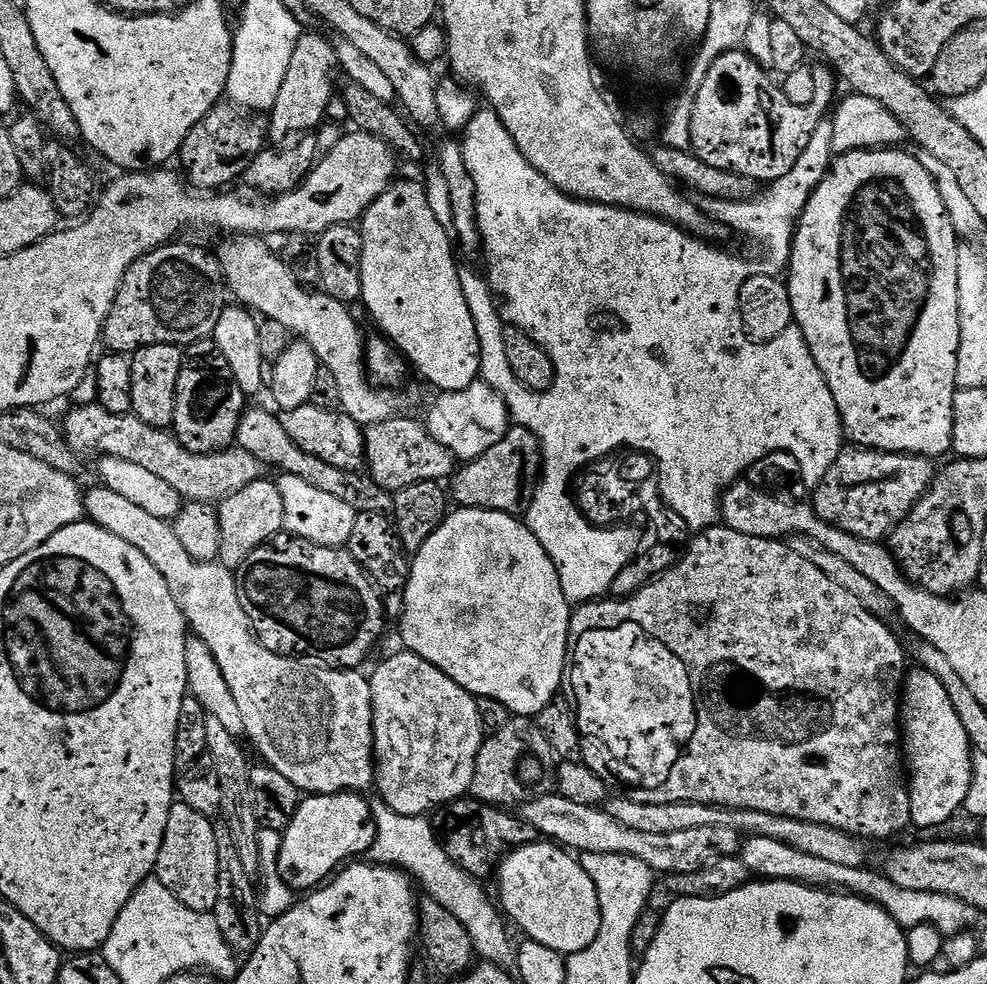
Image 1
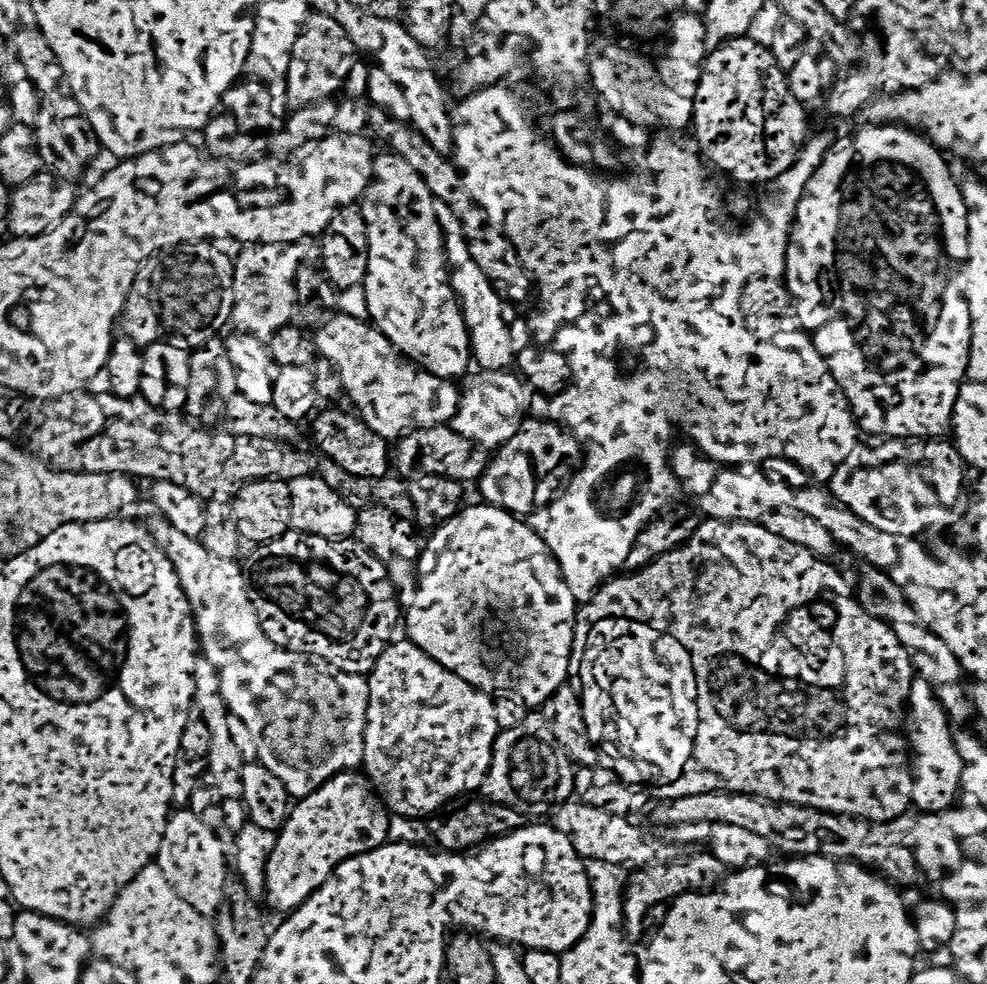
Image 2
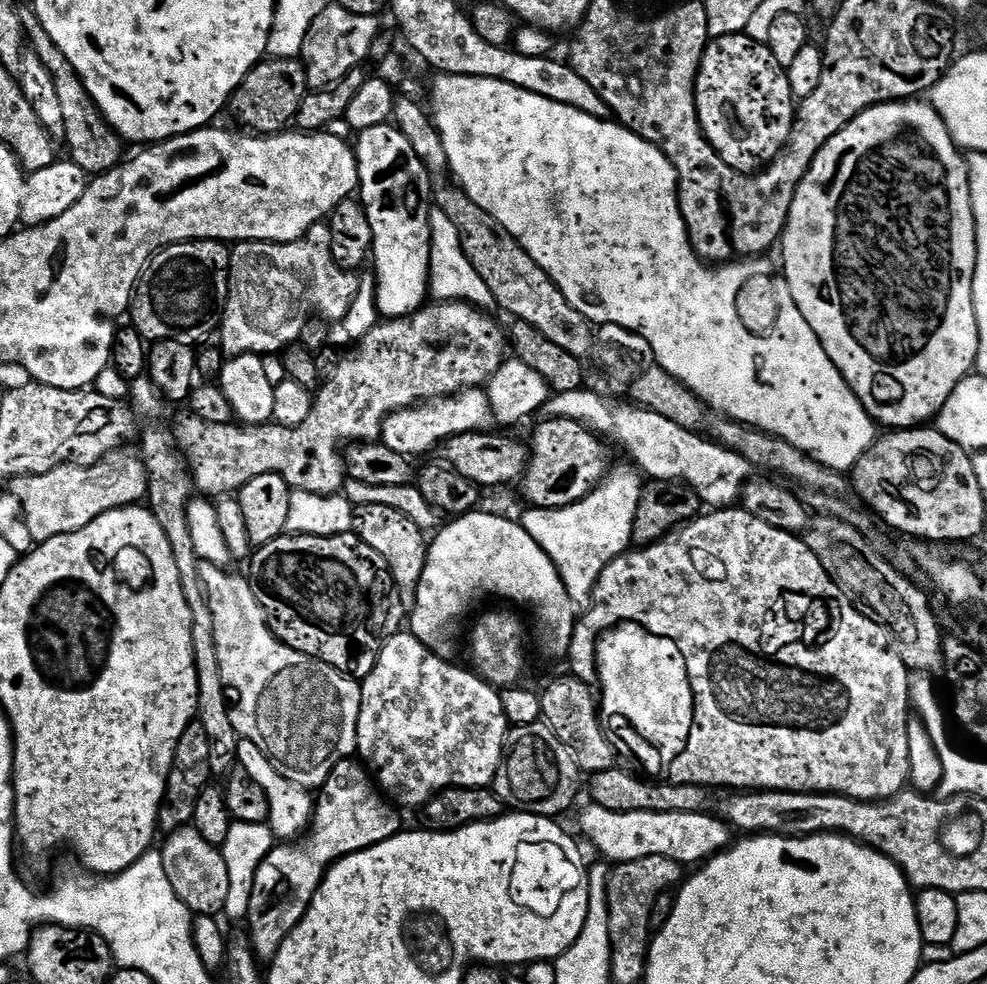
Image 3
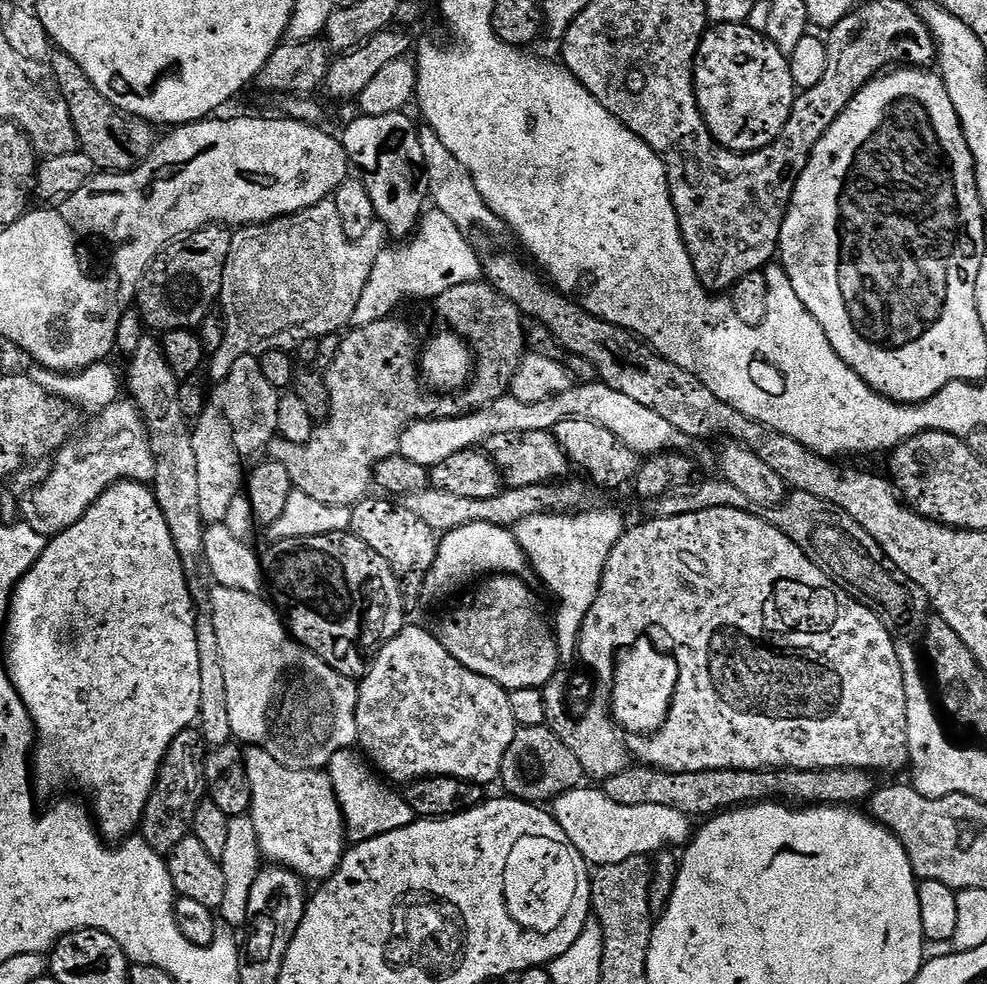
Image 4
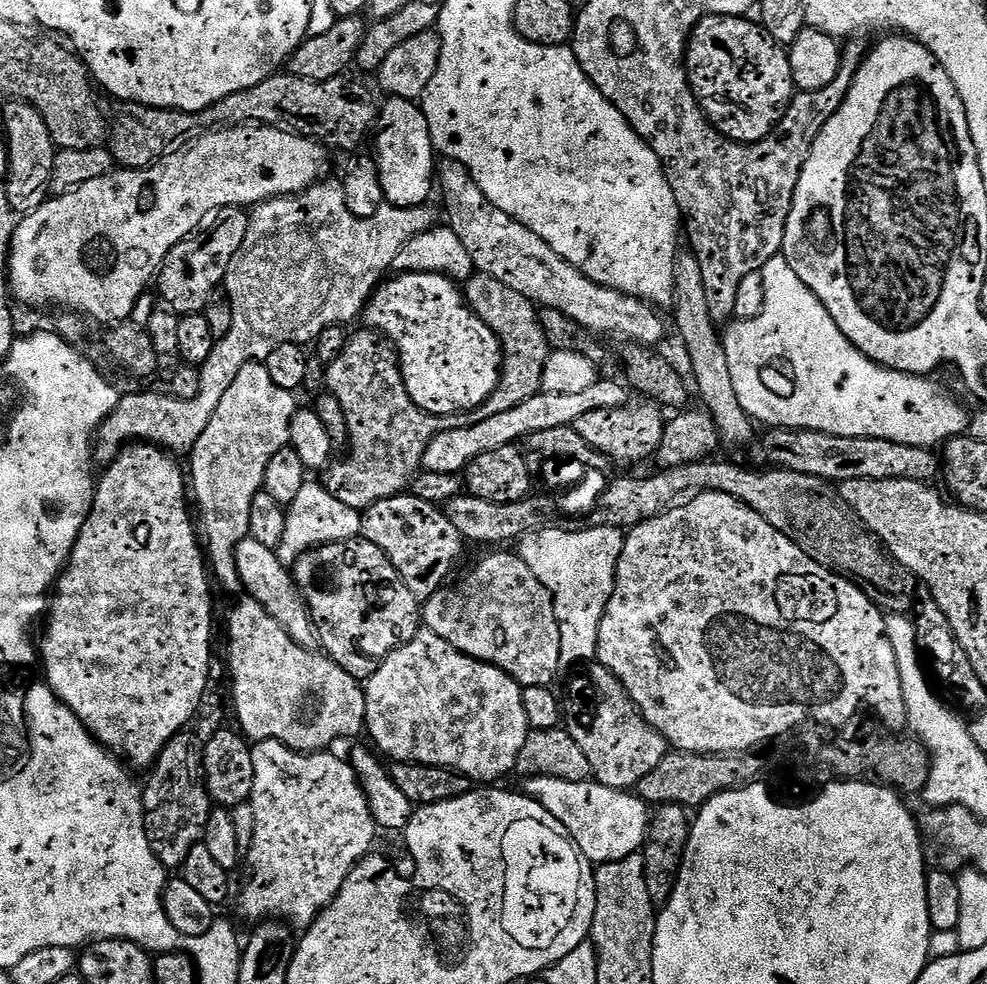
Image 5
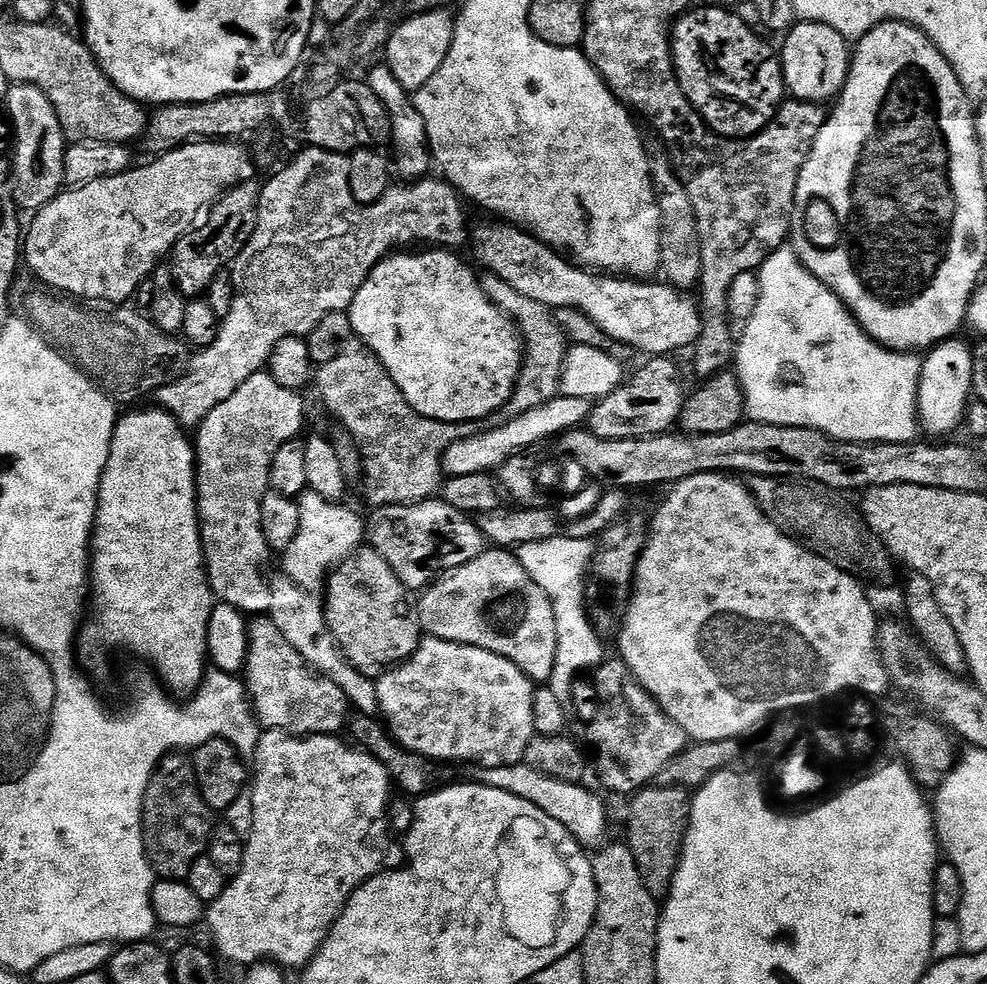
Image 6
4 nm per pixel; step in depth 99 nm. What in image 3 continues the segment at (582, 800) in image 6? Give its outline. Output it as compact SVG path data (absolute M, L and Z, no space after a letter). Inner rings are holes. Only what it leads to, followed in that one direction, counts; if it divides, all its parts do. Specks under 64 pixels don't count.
M589 803L587 807L580 816L580 828L584 831L585 838L605 856L601 856L605 861L616 864L661 856L682 866L700 866L724 851L734 840L733 829L719 815L708 812L615 812L593 803Z

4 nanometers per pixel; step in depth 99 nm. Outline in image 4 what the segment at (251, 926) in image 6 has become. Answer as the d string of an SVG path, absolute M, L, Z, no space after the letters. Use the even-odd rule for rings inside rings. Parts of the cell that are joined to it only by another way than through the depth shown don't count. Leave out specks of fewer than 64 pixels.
M251 746L244 748L244 761L252 791L250 817L257 830L263 859L281 868L289 868L291 872L297 872L308 882L329 880L344 860L346 825L340 803L334 794L332 779L329 778L327 771L290 770L282 762L278 762L270 754L266 754L266 750Z

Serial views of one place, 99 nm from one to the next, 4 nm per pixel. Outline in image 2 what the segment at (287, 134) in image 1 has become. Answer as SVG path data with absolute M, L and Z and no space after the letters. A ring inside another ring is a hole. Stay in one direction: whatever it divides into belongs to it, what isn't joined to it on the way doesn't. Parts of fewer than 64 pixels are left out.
M312 12L302 26L302 34L298 34L298 42L294 42L294 50L290 55L286 77L289 105L298 109L333 99L337 95L335 92L347 82L356 59L358 53L350 34L346 34L346 30L338 26L334 18L328 18L321 12Z

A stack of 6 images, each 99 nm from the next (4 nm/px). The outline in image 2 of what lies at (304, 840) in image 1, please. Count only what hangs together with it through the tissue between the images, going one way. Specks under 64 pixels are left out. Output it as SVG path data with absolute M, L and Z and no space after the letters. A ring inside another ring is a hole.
M359 771L343 772L330 778L318 790L303 797L288 813L288 821L280 829L273 852L268 854L264 868L264 890L266 904L280 914L291 914L306 903L314 893L332 876L332 871L342 862L353 860L375 848L381 848L389 843L388 821L390 813L384 807L383 800L376 794L369 777L359 776Z

